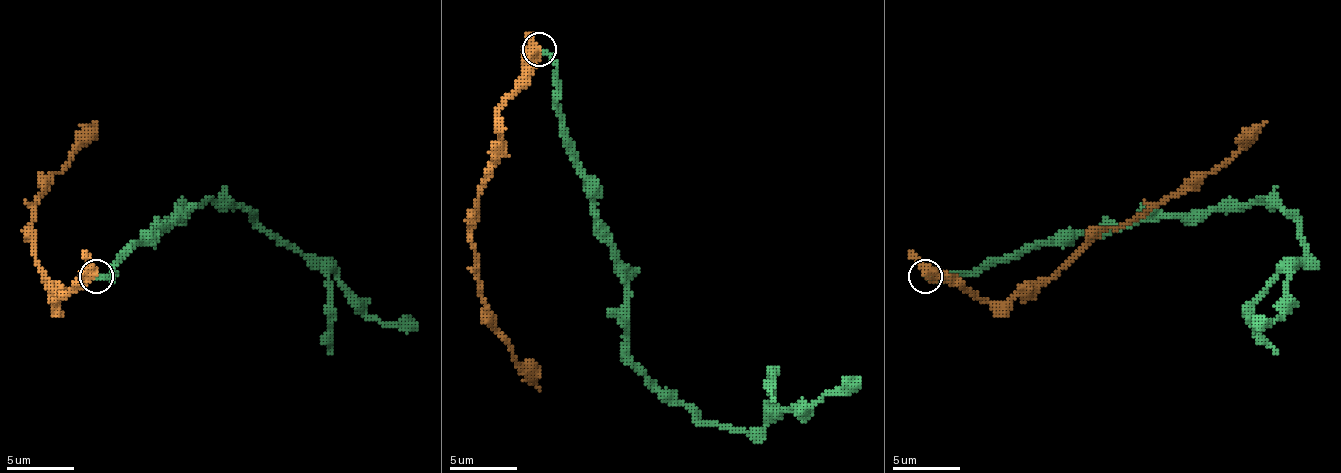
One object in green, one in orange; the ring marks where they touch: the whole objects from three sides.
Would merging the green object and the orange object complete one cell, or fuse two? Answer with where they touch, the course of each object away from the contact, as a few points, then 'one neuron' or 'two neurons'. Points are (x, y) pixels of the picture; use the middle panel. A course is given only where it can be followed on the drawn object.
(539, 49) | green via (540, 50), (557, 67), (557, 101), (594, 231), (625, 285), (625, 357), (700, 421), (747, 432), (860, 377) | orange via (540, 50), (529, 78), (499, 112), (499, 159), (472, 227), (485, 319), (540, 391) | one neuron

